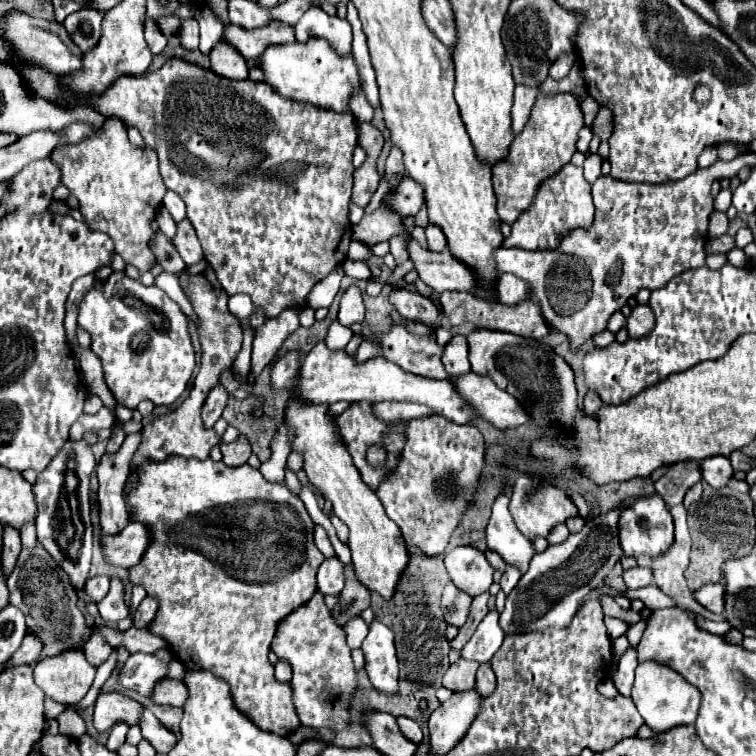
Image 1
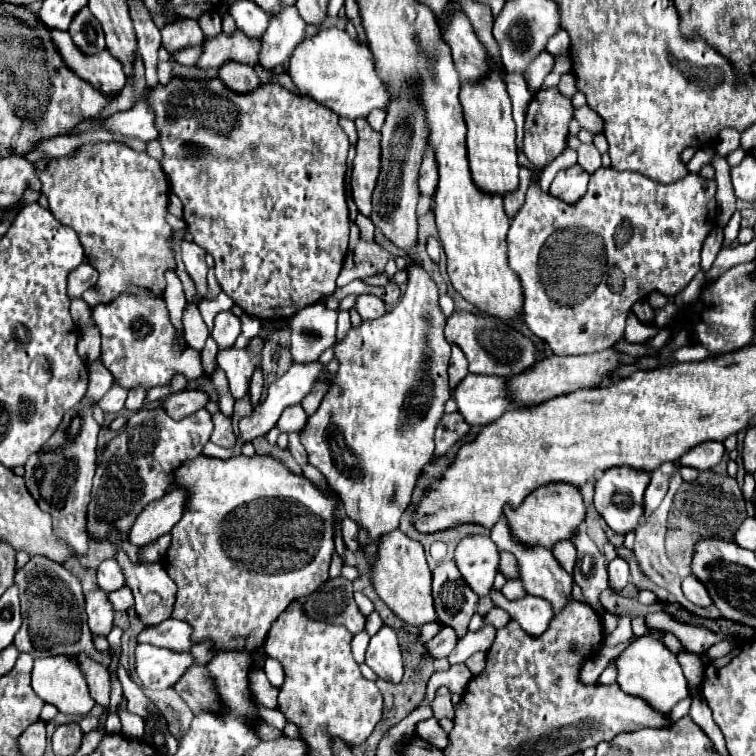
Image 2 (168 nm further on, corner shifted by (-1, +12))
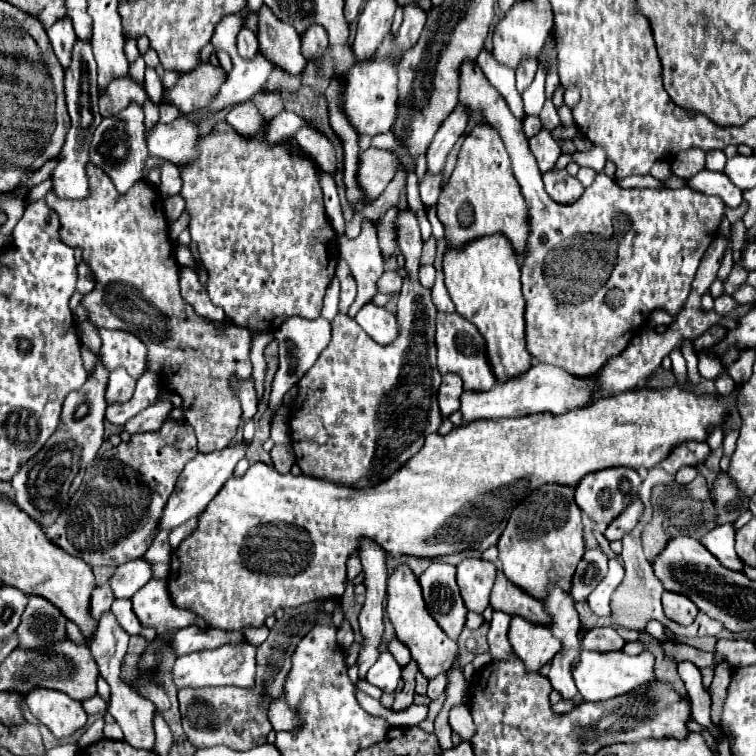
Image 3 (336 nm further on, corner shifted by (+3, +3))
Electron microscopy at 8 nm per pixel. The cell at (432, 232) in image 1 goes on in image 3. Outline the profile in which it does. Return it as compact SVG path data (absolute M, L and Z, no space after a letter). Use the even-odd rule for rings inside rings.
M432 265L420 267L420 285L426 289L432 289L434 285L434 277L436 277L436 269Z

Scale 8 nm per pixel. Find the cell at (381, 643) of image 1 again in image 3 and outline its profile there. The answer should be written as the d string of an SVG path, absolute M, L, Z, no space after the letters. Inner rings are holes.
M384 651L380 653L378 661L370 667L370 673L368 673L368 683L370 685L376 685L378 689L382 689L384 693L394 693L396 687L398 687L398 681L400 681L400 665L394 661L392 653Z

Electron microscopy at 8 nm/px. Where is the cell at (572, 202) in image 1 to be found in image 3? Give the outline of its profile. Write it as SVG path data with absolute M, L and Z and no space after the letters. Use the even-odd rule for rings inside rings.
M566 169L546 173L544 175L544 187L546 187L546 193L556 203L562 203L562 205L568 205L568 203L578 201L578 197L584 193L582 183L576 177L568 175Z

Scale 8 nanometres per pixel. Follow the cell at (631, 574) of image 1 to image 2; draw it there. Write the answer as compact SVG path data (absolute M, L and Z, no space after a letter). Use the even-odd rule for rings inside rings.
M616 558L610 562L608 566L608 576L610 576L610 588L612 590L622 590L628 582L630 582L630 566L628 560L624 558Z

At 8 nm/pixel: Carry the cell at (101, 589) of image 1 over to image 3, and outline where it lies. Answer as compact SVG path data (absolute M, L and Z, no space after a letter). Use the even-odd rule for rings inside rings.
M140 557L140 559L120 565L116 569L114 577L110 579L110 585L112 585L116 597L132 599L134 593L138 589L142 589L150 579L152 579L152 567L144 557Z

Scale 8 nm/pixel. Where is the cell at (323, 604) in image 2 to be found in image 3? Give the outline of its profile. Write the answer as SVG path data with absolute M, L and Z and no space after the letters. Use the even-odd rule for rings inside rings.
M312 601L294 609L284 609L284 615L274 623L270 629L268 639L258 647L256 655L256 679L252 689L238 689L238 687L218 687L218 689L180 689L180 713L182 713L182 727L188 735L188 741L194 747L214 747L226 745L234 751L248 751L258 745L266 743L272 725L268 721L268 709L274 699L284 695L286 675L290 671L290 657L300 643L300 639L310 631L314 619L328 621L328 615L320 613L322 601Z

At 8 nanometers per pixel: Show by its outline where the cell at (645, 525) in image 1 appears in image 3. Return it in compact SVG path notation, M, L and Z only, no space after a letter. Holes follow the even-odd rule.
M608 467L608 469L600 469L594 473L588 473L580 479L580 483L576 485L576 493L574 493L574 501L576 505L596 523L610 523L630 501L632 497L638 493L642 479L640 475L630 469L630 467Z

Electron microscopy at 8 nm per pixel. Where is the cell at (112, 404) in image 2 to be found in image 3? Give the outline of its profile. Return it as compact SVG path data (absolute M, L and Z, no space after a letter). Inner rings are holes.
M114 369L110 373L110 383L106 389L106 401L108 403L124 403L130 401L134 395L136 381L126 373L126 369Z

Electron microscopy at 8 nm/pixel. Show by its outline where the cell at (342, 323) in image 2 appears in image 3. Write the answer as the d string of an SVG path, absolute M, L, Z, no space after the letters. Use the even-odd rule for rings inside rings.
M340 257L338 261L338 267L336 267L336 277L340 282L340 303L338 303L338 309L340 313L347 314L348 307L352 305L354 297L356 297L356 281L350 273L350 267L346 265L346 261Z

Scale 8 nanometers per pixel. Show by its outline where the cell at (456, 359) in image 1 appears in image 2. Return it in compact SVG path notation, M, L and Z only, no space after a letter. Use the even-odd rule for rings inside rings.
M452 346L452 358L450 358L450 368L448 368L450 388L454 388L454 384L466 378L466 374L468 374L468 360L458 346Z

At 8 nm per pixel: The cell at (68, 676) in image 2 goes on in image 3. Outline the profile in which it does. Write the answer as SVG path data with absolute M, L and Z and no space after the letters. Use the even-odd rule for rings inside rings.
M34 689L26 697L32 715L50 729L56 739L70 737L74 731L86 725L86 711L80 701L66 697L64 693L50 689Z

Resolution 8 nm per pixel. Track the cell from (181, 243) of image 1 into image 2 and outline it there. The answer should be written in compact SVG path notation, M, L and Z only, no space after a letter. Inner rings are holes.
M182 240L182 260L186 264L186 272L188 276L194 280L194 286L196 286L196 292L202 294L202 298L206 298L206 272L208 272L208 266L206 266L206 252L196 244L196 242L188 242L188 240Z

